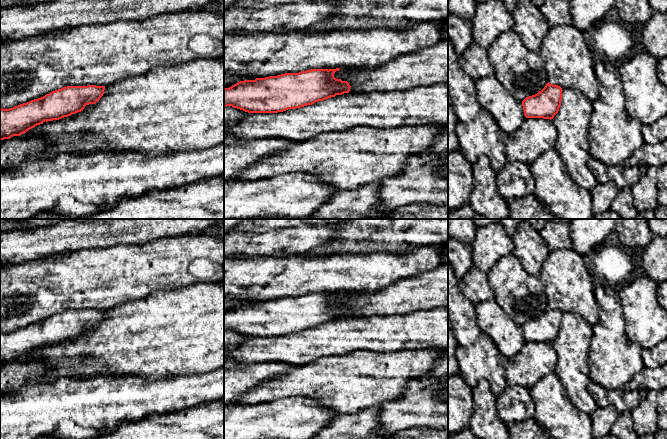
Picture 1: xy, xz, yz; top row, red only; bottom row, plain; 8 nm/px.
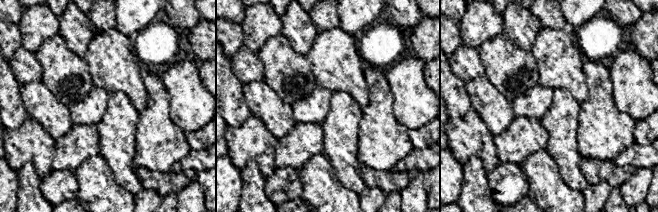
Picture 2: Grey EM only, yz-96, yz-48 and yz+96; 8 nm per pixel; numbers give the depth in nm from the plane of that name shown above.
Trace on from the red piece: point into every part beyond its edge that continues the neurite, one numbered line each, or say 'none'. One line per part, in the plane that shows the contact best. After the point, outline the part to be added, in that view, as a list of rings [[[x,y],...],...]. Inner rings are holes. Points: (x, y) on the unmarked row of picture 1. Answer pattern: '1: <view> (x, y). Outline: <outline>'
none

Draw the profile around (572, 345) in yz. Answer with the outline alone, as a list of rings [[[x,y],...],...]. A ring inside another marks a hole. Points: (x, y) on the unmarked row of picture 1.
[[[562,312],[562,324],[553,348],[557,353],[554,372],[565,385],[571,402],[591,415],[599,406],[589,391],[589,352],[593,327],[575,312]]]

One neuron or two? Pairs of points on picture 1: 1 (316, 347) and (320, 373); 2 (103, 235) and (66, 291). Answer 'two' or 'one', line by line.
1: two
2: two

